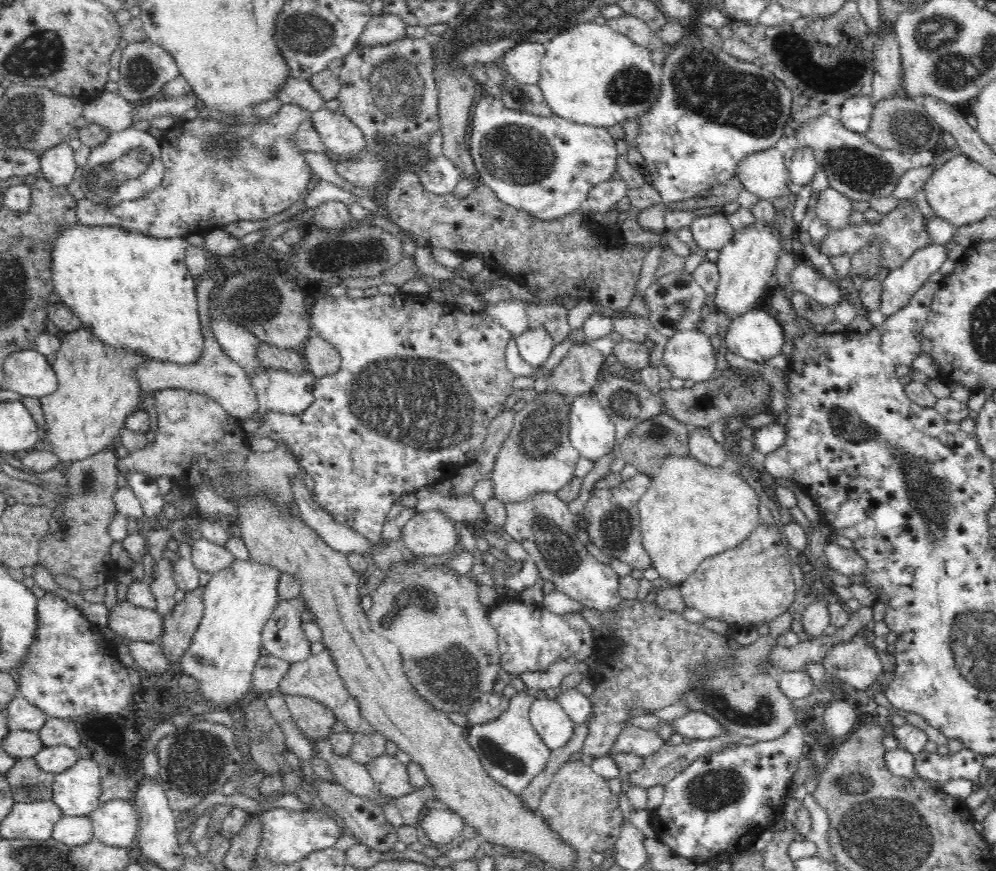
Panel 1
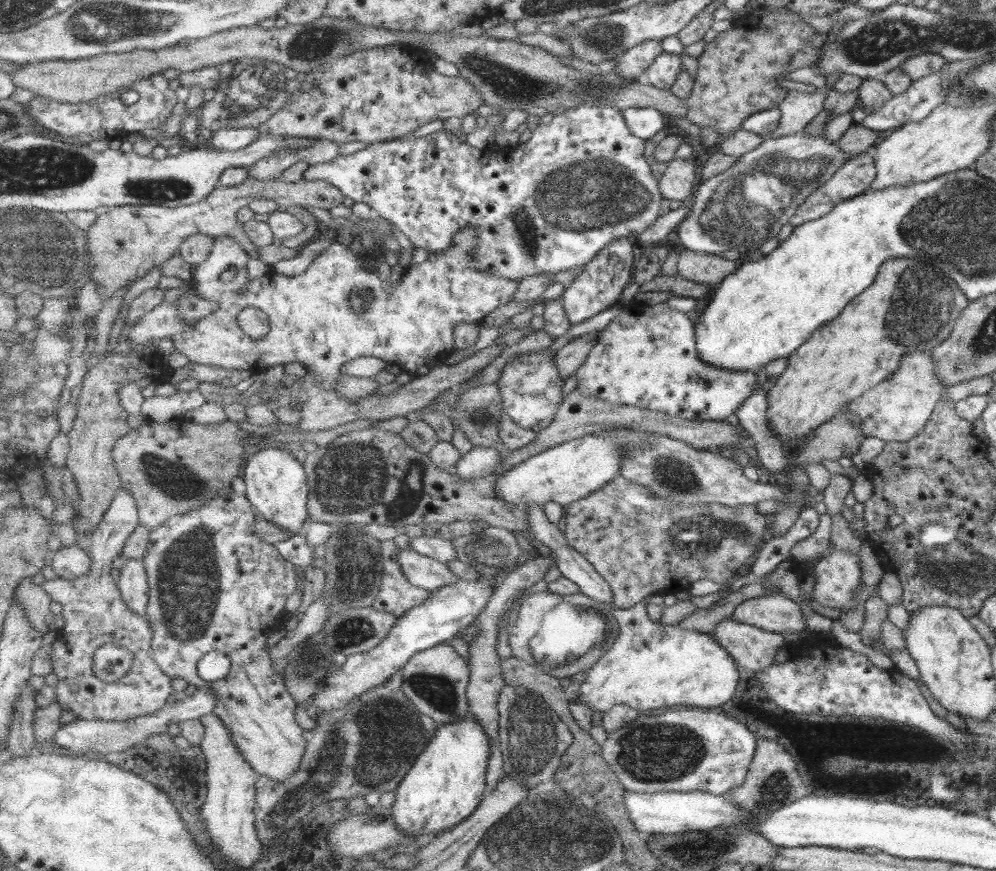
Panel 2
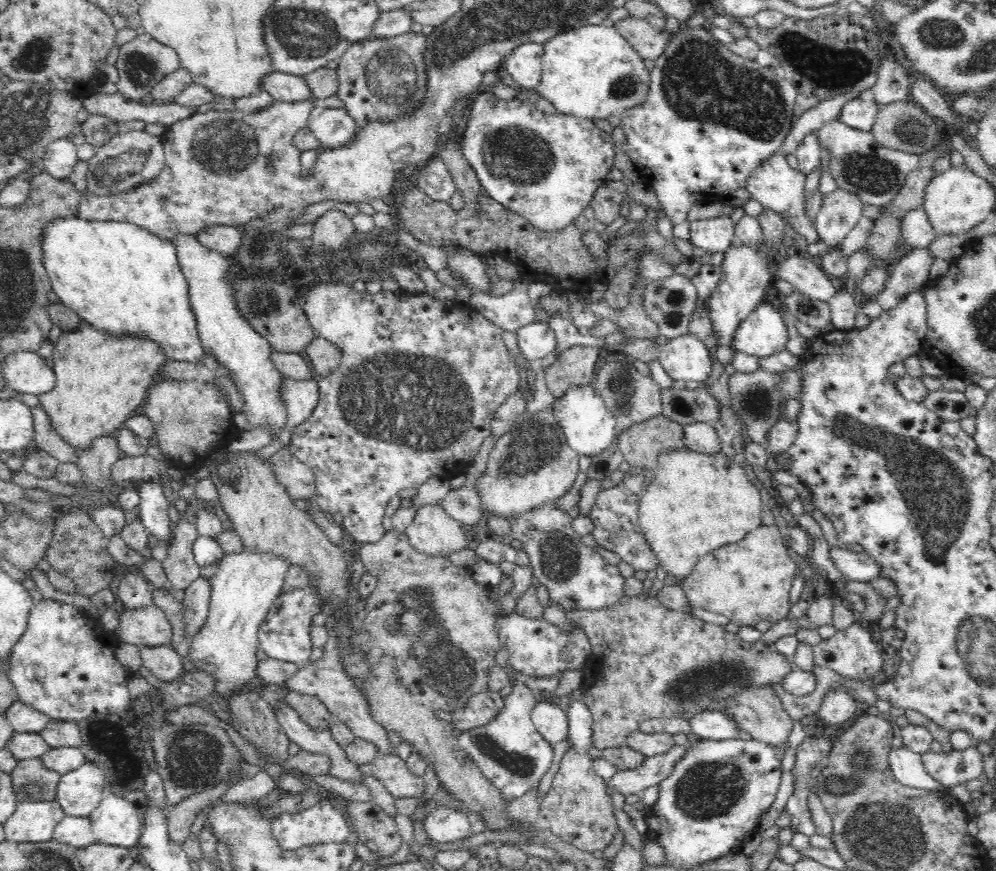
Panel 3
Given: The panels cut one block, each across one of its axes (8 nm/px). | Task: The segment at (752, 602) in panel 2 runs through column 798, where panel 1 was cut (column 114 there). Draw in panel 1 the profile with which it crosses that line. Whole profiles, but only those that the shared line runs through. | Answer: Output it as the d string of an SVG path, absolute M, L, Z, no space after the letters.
M124 601L113 608L108 628L128 642L155 643L164 634L164 622L154 608L137 607Z

